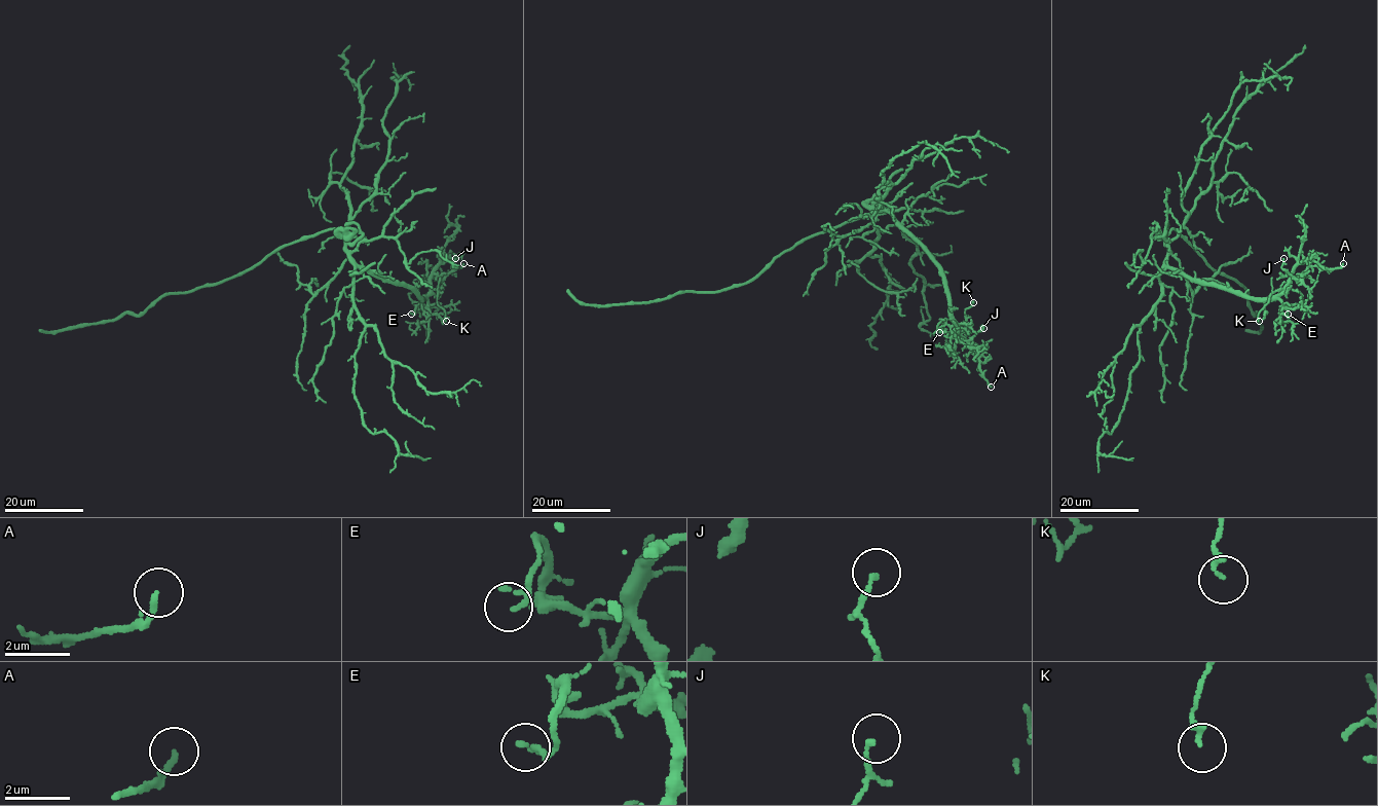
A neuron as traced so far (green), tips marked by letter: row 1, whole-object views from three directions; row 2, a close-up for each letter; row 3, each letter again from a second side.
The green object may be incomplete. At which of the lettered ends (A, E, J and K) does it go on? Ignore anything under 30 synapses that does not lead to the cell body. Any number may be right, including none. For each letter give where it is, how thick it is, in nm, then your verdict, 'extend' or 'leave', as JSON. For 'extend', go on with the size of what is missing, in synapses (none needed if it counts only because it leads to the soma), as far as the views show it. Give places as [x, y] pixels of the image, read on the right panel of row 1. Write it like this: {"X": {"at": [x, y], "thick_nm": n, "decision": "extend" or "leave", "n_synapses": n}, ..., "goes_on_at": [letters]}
{"A": {"at": [1343, 263], "thick_nm": 170, "decision": "leave"}, "E": {"at": [1288, 314], "thick_nm": 120, "decision": "leave"}, "J": {"at": [1283, 258], "thick_nm": 160, "decision": "leave"}, "K": {"at": [1259, 321], "thick_nm": 170, "decision": "leave"}, "goes_on_at": []}

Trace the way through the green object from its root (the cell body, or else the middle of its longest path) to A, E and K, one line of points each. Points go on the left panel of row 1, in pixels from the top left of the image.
A: (326, 230), (344, 235), (357, 264), (406, 284), (420, 298), (444, 259), (453, 269), (463, 263)
E: (326, 230), (344, 235), (357, 264), (424, 298), (426, 305), (411, 314)
K: (326, 230), (337, 229), (344, 235), (345, 252), (357, 264), (406, 284), (420, 298), (436, 289), (446, 321)

